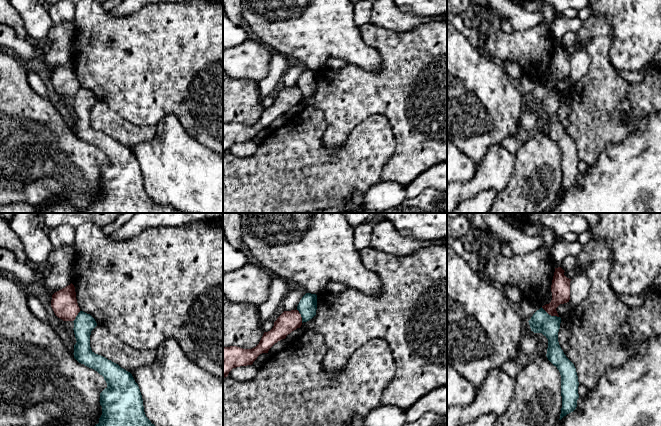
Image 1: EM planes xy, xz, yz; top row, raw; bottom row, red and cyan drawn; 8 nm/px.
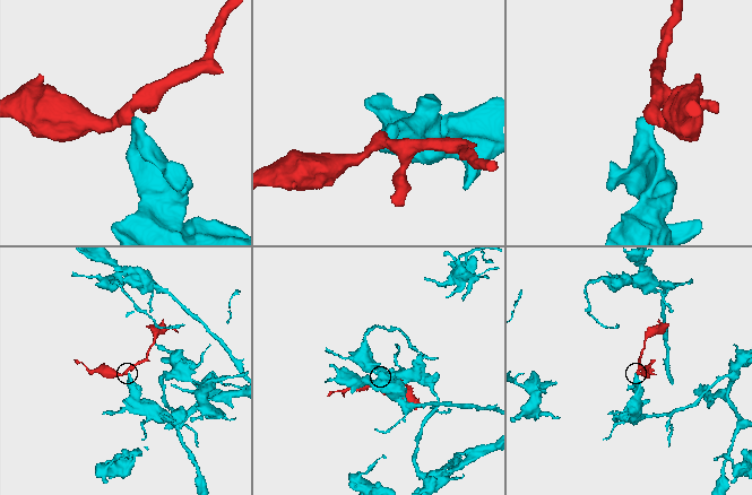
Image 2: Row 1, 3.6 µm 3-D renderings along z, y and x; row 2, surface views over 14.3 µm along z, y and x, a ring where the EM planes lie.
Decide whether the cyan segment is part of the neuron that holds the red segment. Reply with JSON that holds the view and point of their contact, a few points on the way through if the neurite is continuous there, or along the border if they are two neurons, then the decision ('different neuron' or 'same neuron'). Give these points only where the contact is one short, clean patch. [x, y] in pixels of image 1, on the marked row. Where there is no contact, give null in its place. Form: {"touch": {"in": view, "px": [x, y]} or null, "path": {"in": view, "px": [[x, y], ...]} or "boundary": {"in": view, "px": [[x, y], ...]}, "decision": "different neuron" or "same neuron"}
{"touch": {"in": "yz", "px": [550, 314]}, "boundary": {"in": "yz", "px": [[541, 307], [549, 314], [558, 317]]}, "decision": "different neuron"}

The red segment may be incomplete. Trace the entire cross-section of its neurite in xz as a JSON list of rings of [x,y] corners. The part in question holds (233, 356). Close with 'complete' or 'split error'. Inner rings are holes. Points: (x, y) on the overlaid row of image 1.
[[[284,311],[274,322],[273,328],[264,332],[259,344],[252,349],[243,349],[237,346],[223,347],[223,379],[236,367],[252,365],[262,353],[278,341],[285,339],[292,331],[300,328],[302,317],[299,311]]] | complete

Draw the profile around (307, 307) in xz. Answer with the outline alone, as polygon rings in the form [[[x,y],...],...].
[[[306,293],[300,300],[297,310],[301,314],[302,323],[312,319],[316,315],[317,295]]]

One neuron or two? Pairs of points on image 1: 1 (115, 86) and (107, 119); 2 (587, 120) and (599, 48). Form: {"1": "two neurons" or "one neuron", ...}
{"1": "two neurons", "2": "one neuron"}

